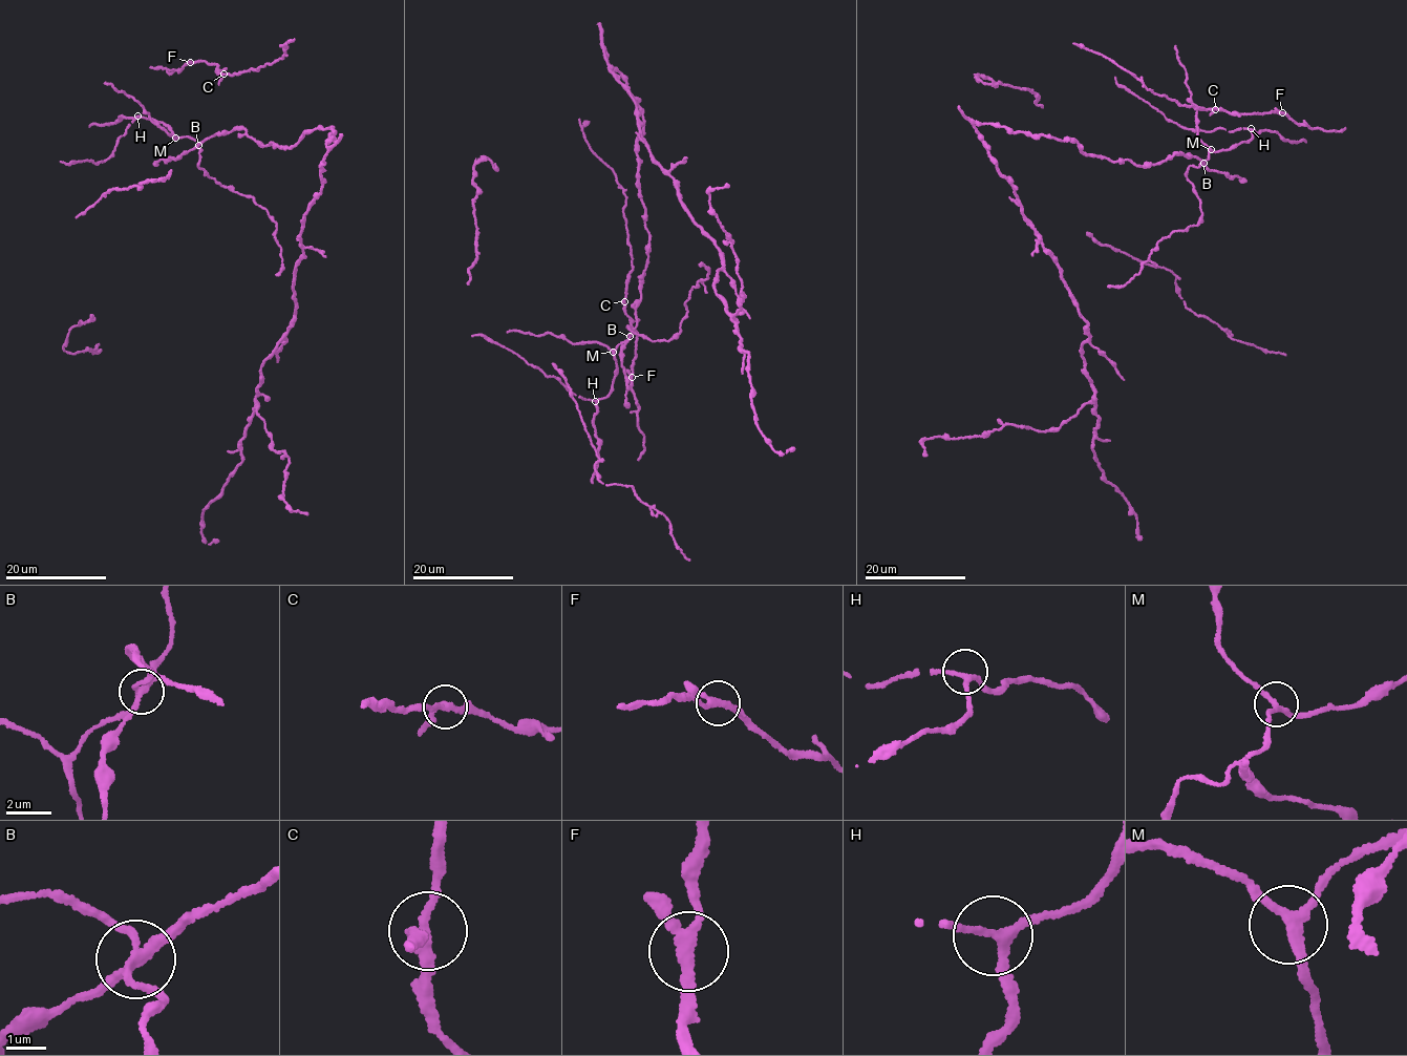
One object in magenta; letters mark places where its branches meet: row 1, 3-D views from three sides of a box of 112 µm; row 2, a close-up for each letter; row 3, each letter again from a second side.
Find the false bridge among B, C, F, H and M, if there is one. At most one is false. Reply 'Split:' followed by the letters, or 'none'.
Split: B

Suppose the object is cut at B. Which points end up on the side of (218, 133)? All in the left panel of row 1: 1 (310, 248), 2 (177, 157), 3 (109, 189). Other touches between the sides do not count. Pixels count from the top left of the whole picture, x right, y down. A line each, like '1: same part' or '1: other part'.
1: same part
2: same part
3: same part

